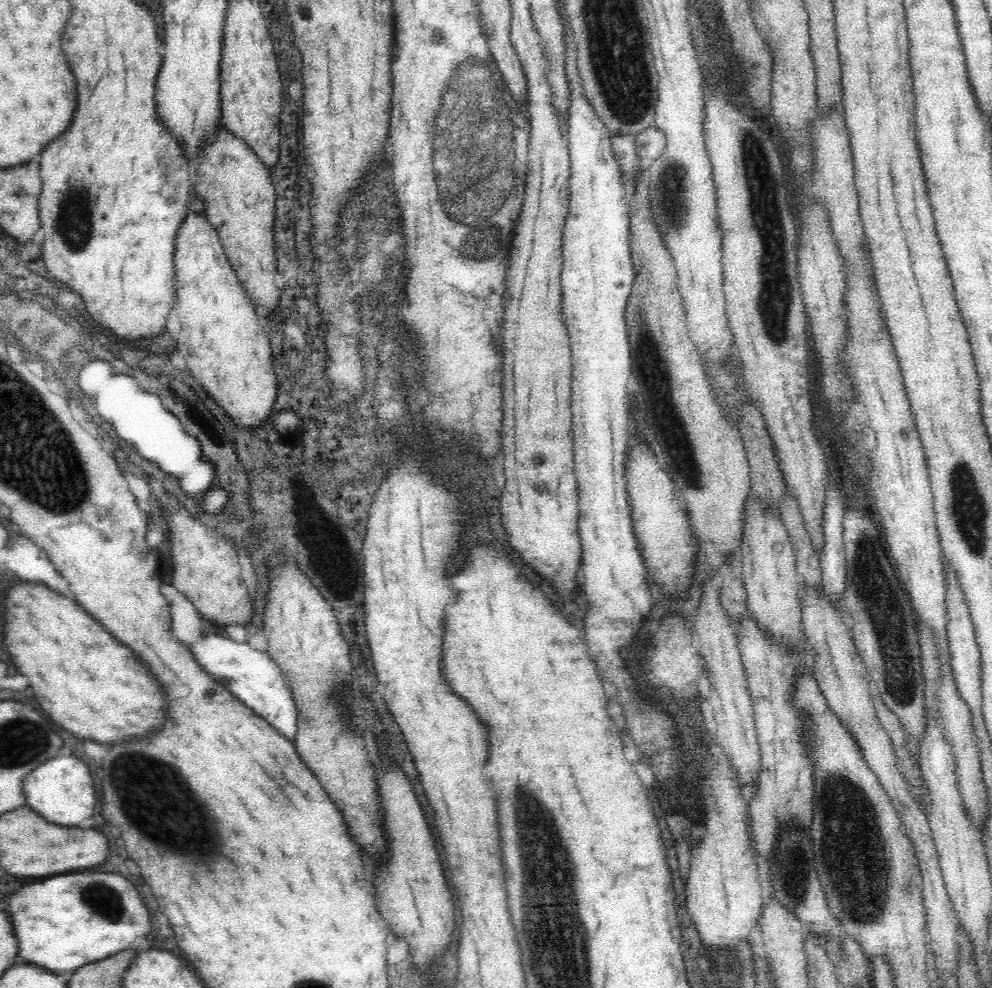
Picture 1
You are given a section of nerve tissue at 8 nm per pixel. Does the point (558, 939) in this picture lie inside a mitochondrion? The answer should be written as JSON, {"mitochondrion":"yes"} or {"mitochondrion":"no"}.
{"mitochondrion":"yes"}

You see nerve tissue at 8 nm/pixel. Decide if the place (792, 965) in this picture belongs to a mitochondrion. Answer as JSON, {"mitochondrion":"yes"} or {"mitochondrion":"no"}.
{"mitochondrion":"no"}

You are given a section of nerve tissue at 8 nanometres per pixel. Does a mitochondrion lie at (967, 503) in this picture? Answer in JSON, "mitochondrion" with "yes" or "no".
{"mitochondrion":"yes"}

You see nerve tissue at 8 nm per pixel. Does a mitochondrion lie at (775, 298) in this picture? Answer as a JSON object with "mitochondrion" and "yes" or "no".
{"mitochondrion":"yes"}

